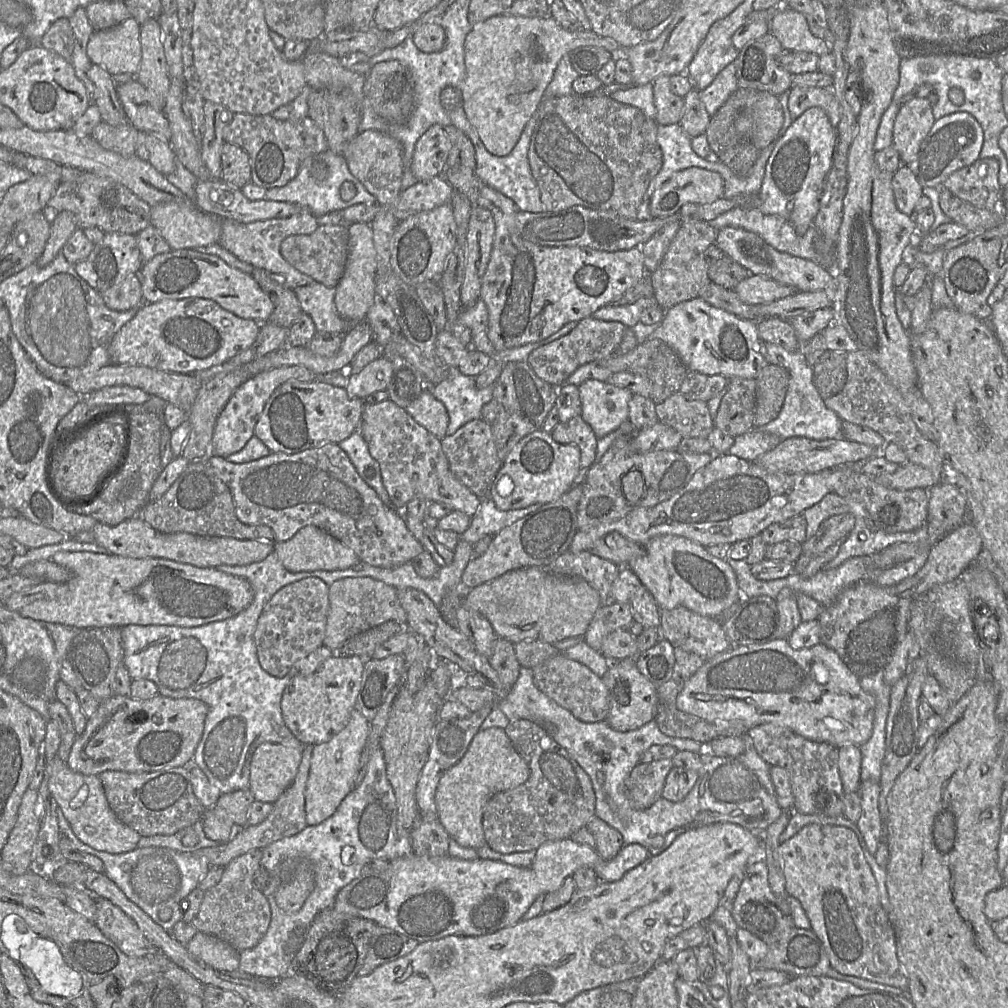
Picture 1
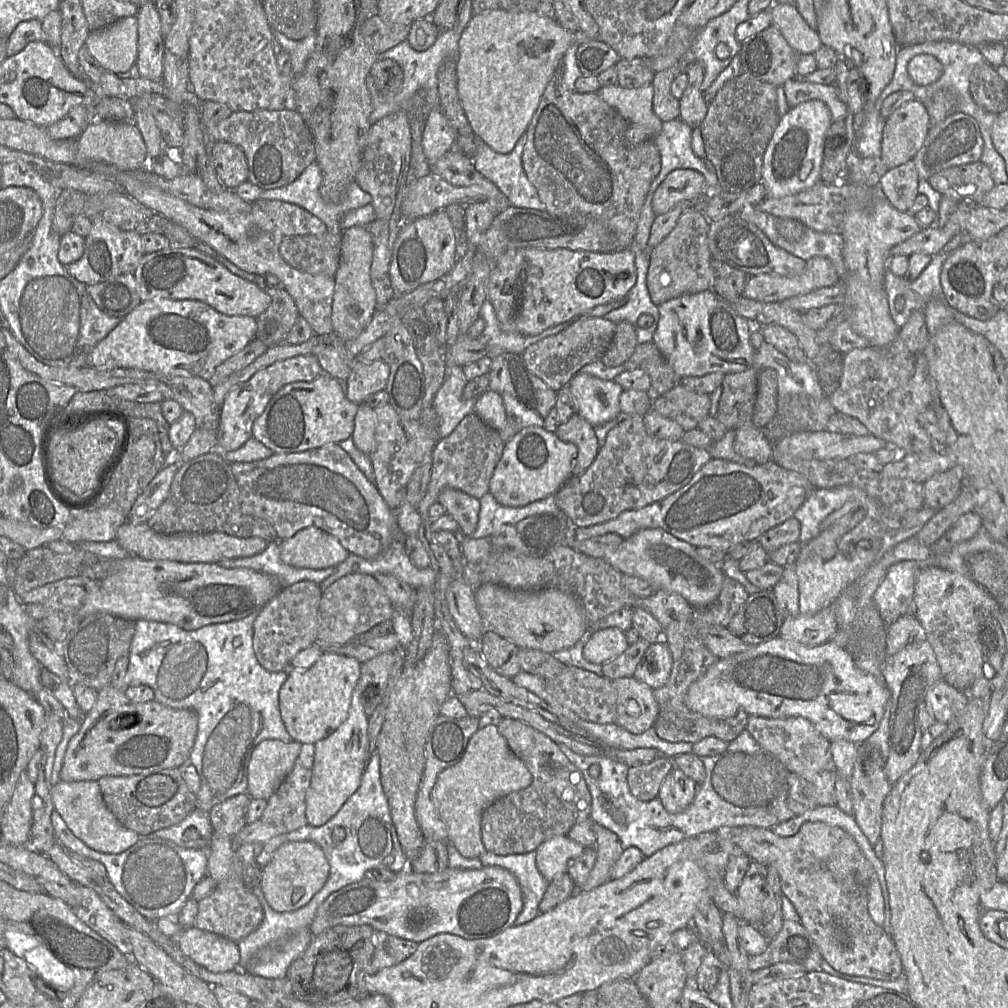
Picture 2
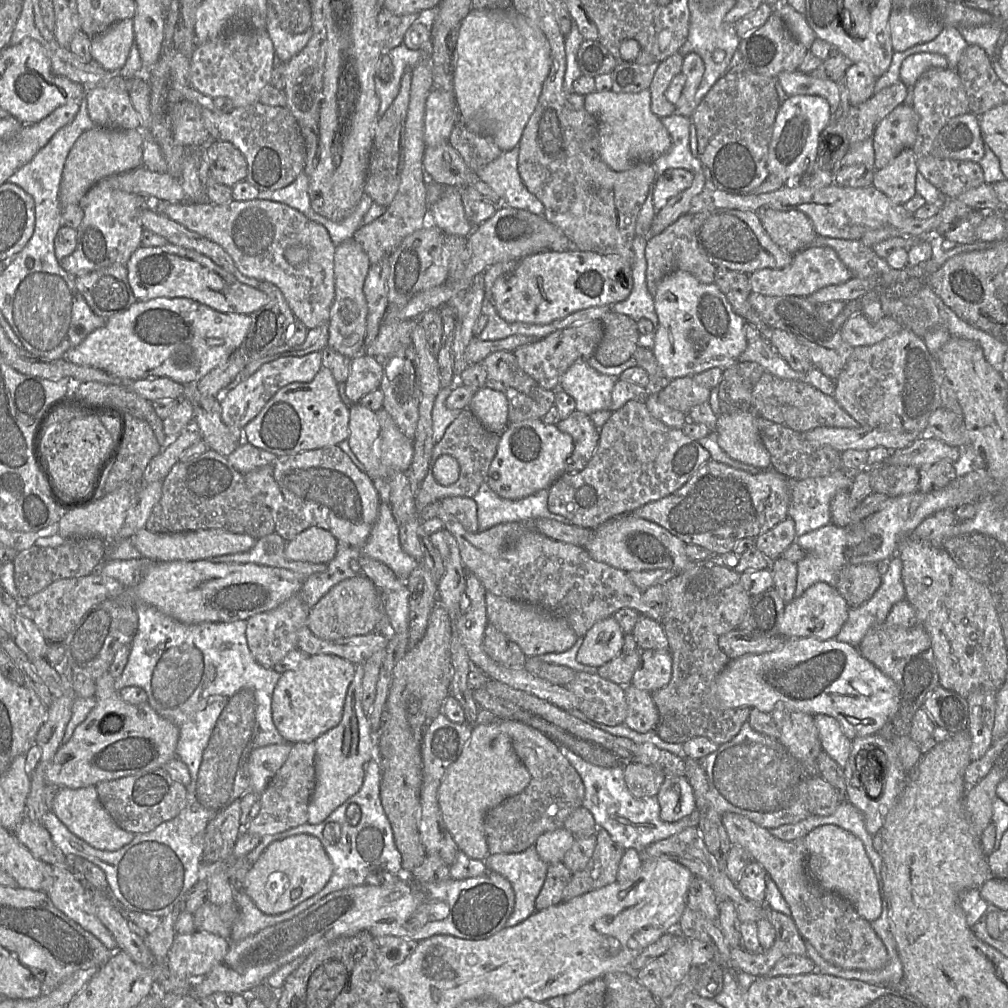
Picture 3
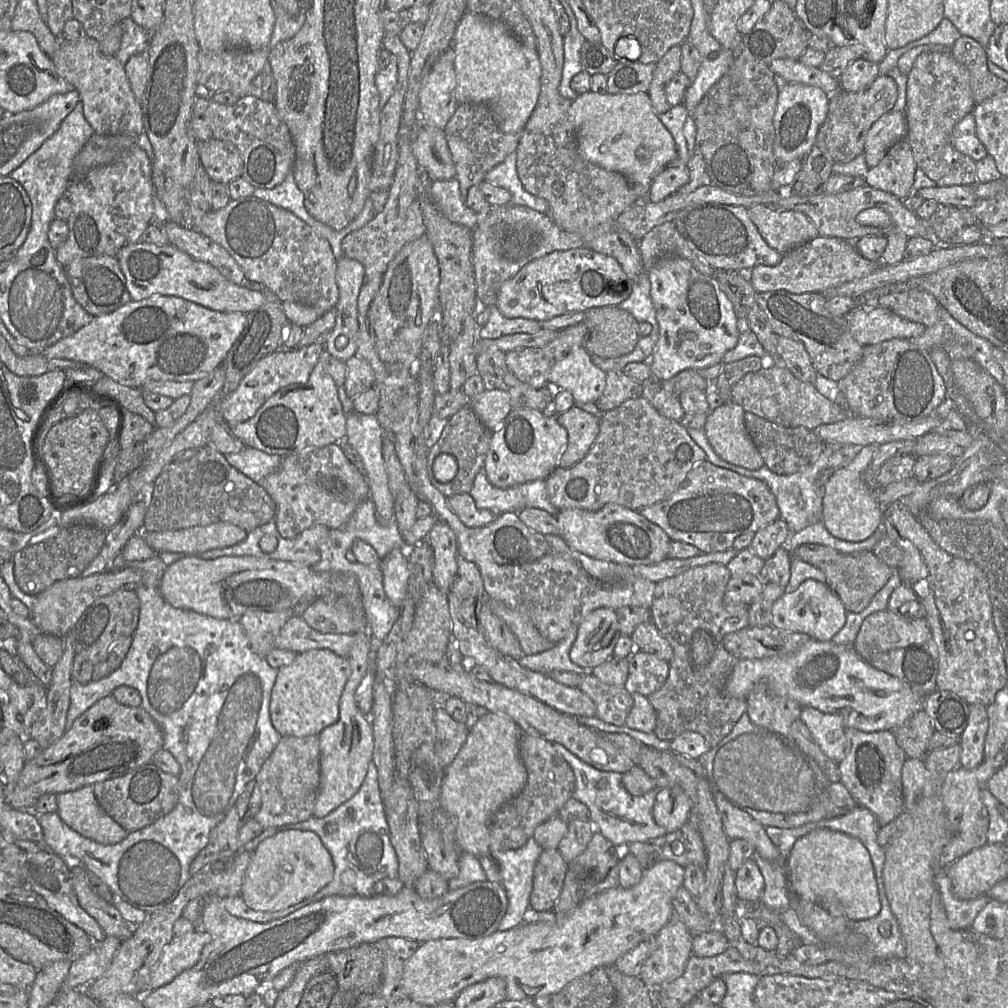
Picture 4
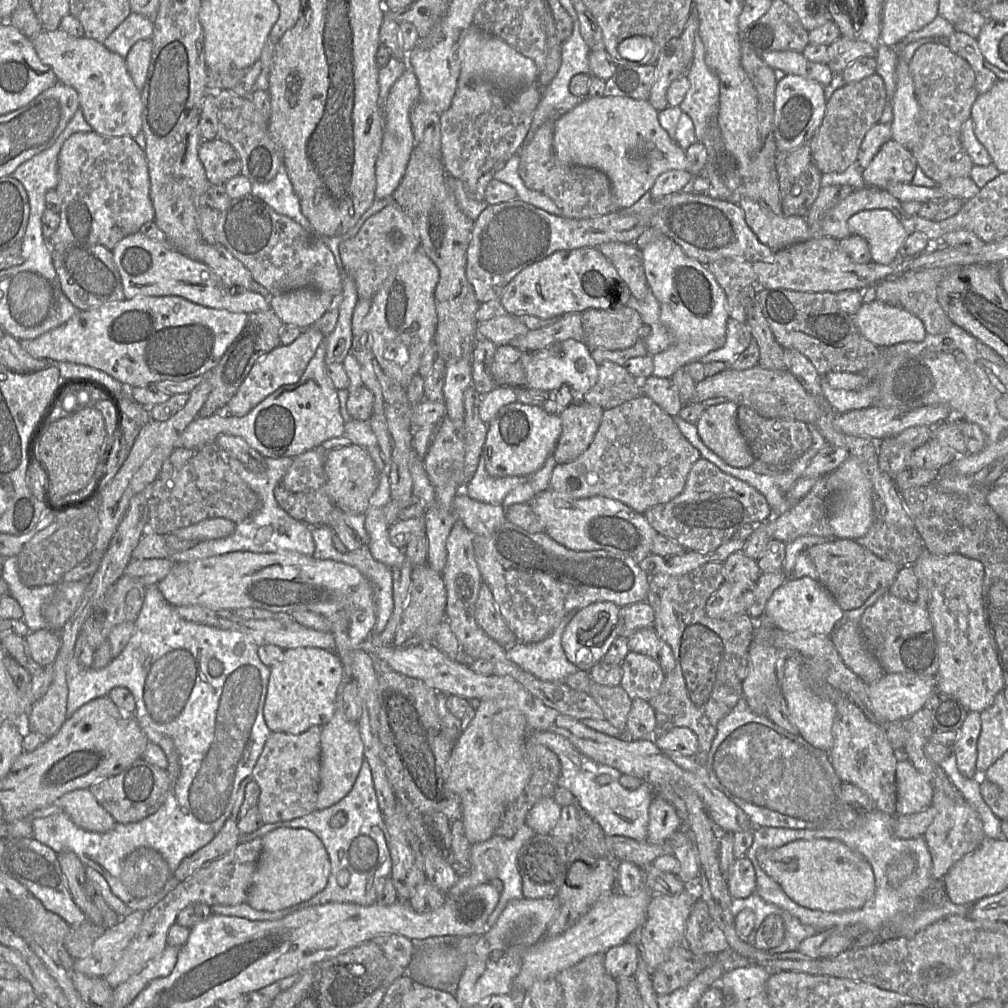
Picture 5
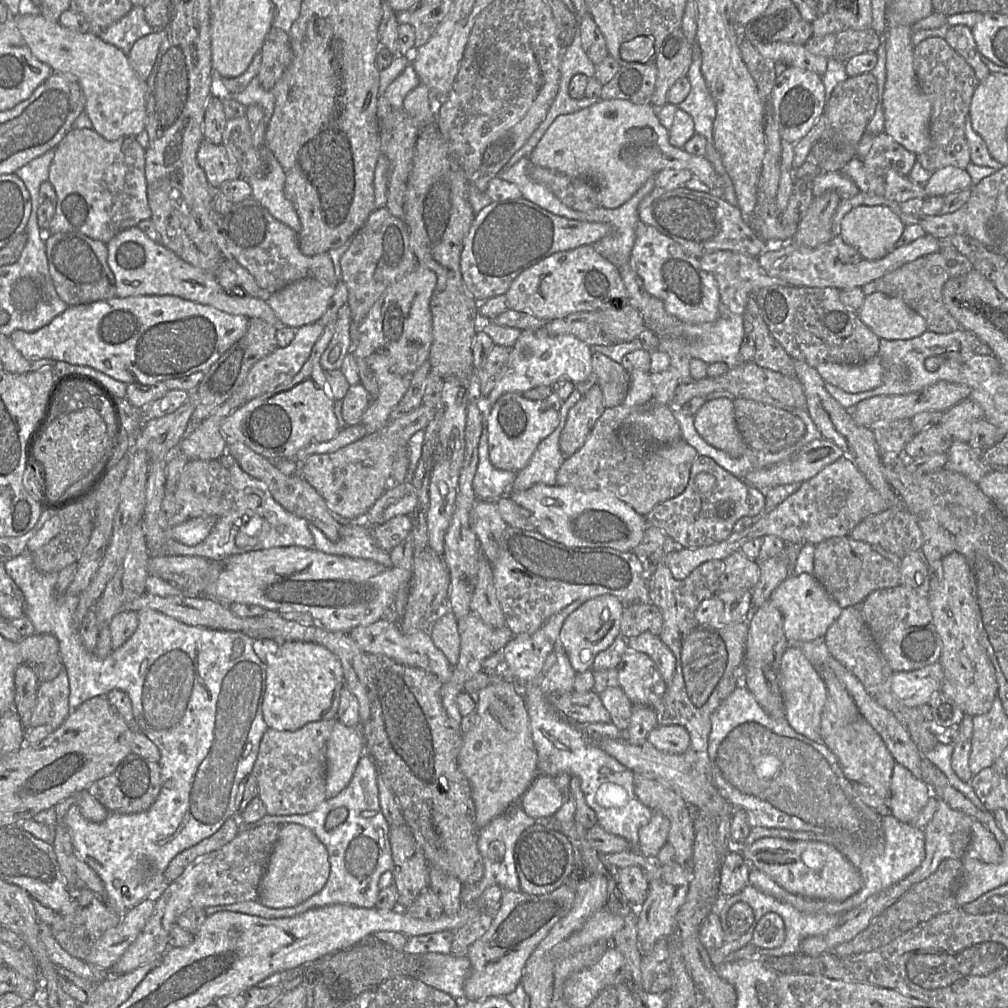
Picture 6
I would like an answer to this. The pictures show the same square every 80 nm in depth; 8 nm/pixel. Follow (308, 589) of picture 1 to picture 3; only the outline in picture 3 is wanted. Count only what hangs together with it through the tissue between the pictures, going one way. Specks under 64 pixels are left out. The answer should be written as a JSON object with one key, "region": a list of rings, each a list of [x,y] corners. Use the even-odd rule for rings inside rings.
{"region":[[[296,593],[279,606],[247,619],[246,638],[254,659],[266,668],[274,668],[289,652],[297,649],[298,632],[307,626],[307,618],[312,607],[308,607],[300,593]]]}

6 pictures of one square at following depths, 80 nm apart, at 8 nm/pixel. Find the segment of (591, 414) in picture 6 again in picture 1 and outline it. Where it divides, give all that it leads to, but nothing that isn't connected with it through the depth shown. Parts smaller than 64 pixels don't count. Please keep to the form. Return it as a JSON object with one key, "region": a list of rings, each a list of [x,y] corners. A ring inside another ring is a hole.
{"region":[[[581,415],[560,422],[551,435],[557,443],[578,446],[581,472],[586,472],[595,463],[598,437]]]}

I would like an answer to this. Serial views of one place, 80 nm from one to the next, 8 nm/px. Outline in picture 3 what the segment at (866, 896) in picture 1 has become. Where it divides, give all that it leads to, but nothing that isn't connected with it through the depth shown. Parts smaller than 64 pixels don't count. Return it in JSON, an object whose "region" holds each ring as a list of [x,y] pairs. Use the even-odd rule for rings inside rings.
{"region":[[[725,813],[721,816],[721,820],[731,845],[743,847],[752,855],[755,861],[764,867],[788,903],[791,910],[791,917],[801,936],[805,941],[811,943],[826,961],[844,969],[870,971],[885,966],[888,961],[887,949],[872,928],[871,923],[858,914],[849,900],[834,891],[822,887],[816,878],[808,871],[808,850],[803,838],[798,838],[793,841],[783,841],[773,836],[768,829],[736,813]]]}

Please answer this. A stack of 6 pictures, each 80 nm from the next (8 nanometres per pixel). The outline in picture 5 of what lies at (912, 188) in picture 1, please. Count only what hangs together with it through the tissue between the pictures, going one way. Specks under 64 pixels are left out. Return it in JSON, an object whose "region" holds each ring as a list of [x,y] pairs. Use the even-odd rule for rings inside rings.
{"region":[[[893,139],[887,141],[873,158],[869,166],[863,169],[864,183],[868,187],[886,189],[890,183],[911,183],[918,166],[912,152]]]}

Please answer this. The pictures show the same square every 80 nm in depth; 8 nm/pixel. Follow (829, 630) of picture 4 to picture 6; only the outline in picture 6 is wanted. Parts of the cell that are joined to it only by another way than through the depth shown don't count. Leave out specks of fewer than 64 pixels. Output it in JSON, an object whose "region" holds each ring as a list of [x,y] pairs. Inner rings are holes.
{"region":[[[807,573],[790,575],[773,590],[768,601],[780,611],[783,633],[790,645],[823,639],[829,626],[843,610],[813,575]]]}

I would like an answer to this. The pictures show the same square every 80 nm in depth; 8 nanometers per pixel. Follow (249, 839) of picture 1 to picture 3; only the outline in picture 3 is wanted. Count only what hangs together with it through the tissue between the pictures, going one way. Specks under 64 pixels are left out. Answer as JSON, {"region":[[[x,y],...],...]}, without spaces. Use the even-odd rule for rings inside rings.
{"region":[[[291,743],[290,754],[261,794],[261,808],[258,815],[243,828],[251,834],[273,835],[308,822],[308,807],[316,785],[315,743]]]}

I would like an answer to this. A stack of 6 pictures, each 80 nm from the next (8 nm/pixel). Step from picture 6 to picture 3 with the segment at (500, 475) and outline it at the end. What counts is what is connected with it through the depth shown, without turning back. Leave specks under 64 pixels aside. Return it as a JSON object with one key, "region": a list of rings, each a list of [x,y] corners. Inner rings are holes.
{"region":[[[486,480],[473,498],[477,504],[479,531],[490,529],[501,523],[533,523],[540,518],[570,524],[564,516],[549,511],[548,497],[548,489],[541,489],[518,500],[502,498],[489,487]]]}

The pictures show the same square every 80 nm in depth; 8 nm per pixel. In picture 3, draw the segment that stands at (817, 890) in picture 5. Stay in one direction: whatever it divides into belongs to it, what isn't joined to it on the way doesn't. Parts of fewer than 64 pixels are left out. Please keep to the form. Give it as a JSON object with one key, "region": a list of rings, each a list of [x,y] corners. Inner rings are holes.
{"region":[[[835,825],[818,826],[807,833],[803,839],[808,850],[808,871],[820,885],[849,900],[858,914],[869,922],[879,918],[882,912],[882,901],[878,881],[862,841]]]}

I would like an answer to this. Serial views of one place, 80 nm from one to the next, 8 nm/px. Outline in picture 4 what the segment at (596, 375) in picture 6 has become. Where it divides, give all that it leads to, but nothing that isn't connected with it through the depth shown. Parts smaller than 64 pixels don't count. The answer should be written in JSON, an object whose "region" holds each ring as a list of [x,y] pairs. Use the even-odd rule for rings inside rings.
{"region":[[[612,370],[605,373],[605,388],[594,403],[602,412],[613,410],[628,399],[642,396],[643,384],[626,376],[622,370]]]}

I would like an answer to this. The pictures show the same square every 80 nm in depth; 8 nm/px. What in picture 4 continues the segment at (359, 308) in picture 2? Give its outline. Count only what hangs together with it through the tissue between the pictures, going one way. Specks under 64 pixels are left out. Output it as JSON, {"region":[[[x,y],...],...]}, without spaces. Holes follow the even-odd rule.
{"region":[[[342,256],[337,261],[336,282],[339,299],[335,306],[335,326],[327,338],[324,349],[343,362],[356,355],[359,345],[358,297],[365,282],[365,269],[361,262]]]}

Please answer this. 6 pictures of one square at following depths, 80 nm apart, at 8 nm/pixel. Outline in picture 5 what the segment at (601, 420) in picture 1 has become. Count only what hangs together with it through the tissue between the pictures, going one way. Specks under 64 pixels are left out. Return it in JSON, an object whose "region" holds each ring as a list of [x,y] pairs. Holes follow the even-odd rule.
{"region":[[[568,339],[557,344],[553,344],[541,350],[528,351],[529,361],[526,365],[526,384],[524,387],[530,389],[540,389],[546,391],[557,390],[560,386],[568,385],[575,395],[583,396],[598,381],[598,364],[595,362],[590,353],[590,348],[584,341]]]}

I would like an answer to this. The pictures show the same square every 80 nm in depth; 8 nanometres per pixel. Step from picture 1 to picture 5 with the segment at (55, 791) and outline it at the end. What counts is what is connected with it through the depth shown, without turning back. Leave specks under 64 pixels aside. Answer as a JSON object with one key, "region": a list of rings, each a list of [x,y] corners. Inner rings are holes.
{"region":[[[89,788],[65,793],[59,799],[61,808],[79,827],[98,833],[114,828],[116,820],[96,800]]]}

